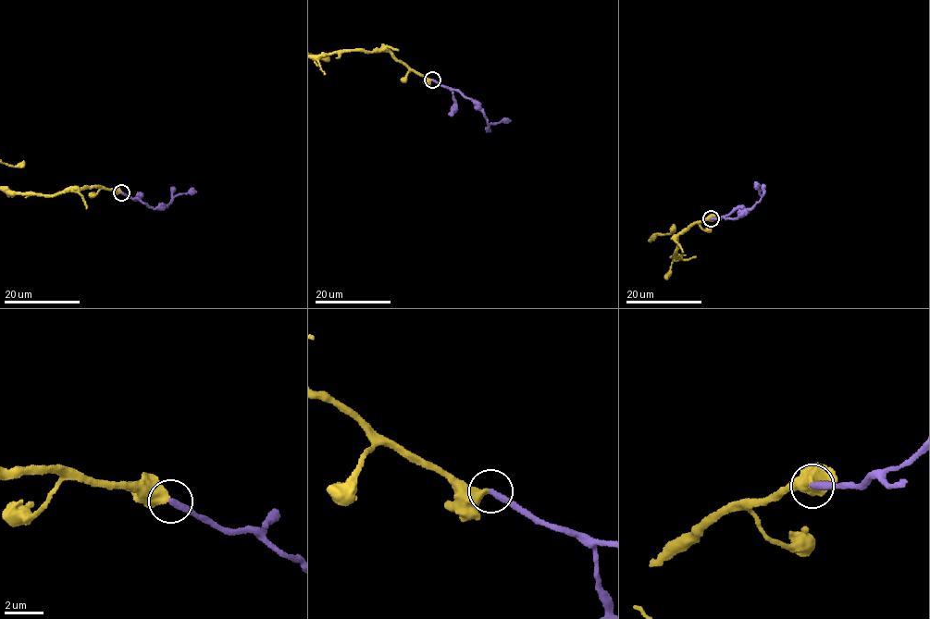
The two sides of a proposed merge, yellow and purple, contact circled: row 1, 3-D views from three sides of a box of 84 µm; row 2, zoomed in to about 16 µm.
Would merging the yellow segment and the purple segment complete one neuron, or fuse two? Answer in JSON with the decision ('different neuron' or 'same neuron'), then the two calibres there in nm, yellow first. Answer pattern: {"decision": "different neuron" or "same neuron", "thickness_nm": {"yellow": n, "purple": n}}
{"decision": "same neuron", "thickness_nm": {"yellow": 550, "purple": 320}}

